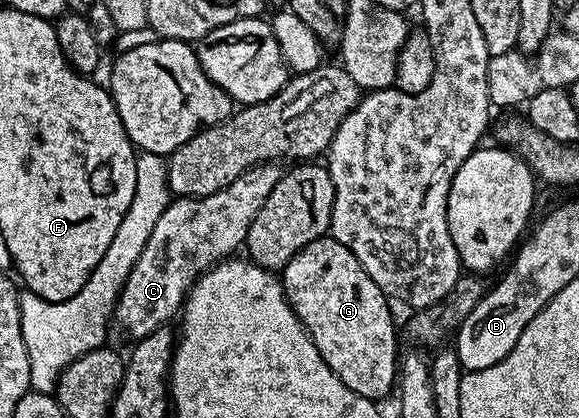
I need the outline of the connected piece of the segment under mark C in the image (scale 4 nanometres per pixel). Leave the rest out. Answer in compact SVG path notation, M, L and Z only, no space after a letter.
M277 162L262 163L216 193L199 199L175 198L160 213L152 237L148 237L136 265L132 265L114 304L113 322L119 323L131 335L131 340L143 339L158 327L167 326L169 319L181 312L196 280L217 263L231 258L237 252L234 250L245 244L248 229L252 229L256 213L260 213L260 205L268 201L268 193L276 189L284 174L283 168L278 167L281 166Z

